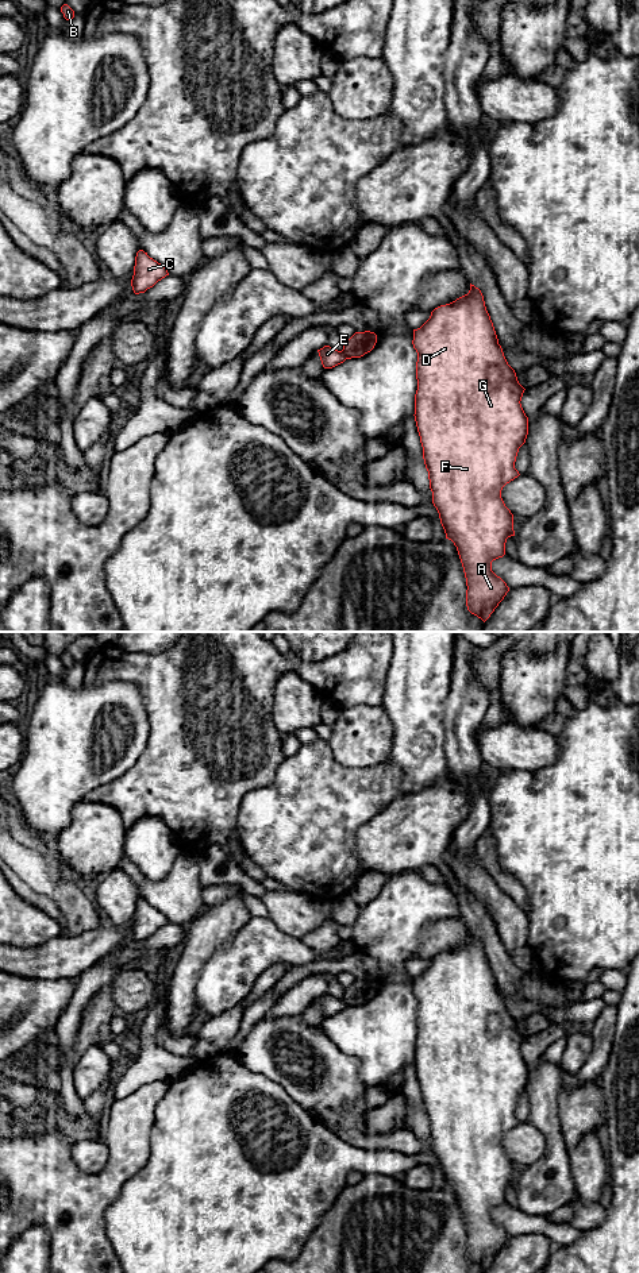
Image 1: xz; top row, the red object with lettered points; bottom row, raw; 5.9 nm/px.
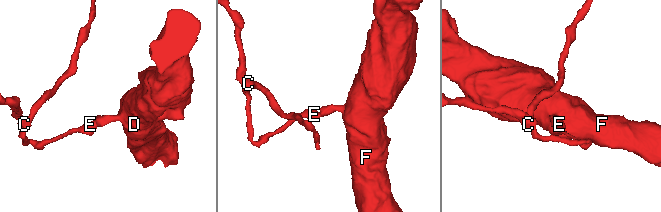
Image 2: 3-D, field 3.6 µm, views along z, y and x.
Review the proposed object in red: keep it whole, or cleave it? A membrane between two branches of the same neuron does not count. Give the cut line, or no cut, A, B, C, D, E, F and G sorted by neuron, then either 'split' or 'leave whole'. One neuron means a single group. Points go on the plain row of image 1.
xz (342, 998), (347, 1006) | A D F G / B C E | split

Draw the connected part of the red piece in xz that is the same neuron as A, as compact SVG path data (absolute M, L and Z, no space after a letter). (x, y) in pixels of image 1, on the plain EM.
M471 931L467 942L435 956L430 967L413 977L412 992L417 1000L413 1064L432 1152L439 1161L446 1187L457 1195L463 1215L467 1258L485 1270L509 1239L507 1231L492 1219L492 1210L505 1203L507 1187L515 1184L513 1162L505 1154L501 1138L520 1123L515 1110L528 1083L528 1065L520 1052L526 1037L504 1004L481 938Z

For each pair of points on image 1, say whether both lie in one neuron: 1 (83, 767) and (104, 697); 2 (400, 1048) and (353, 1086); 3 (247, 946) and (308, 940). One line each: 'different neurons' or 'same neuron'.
1: same neuron
2: different neurons
3: different neurons

